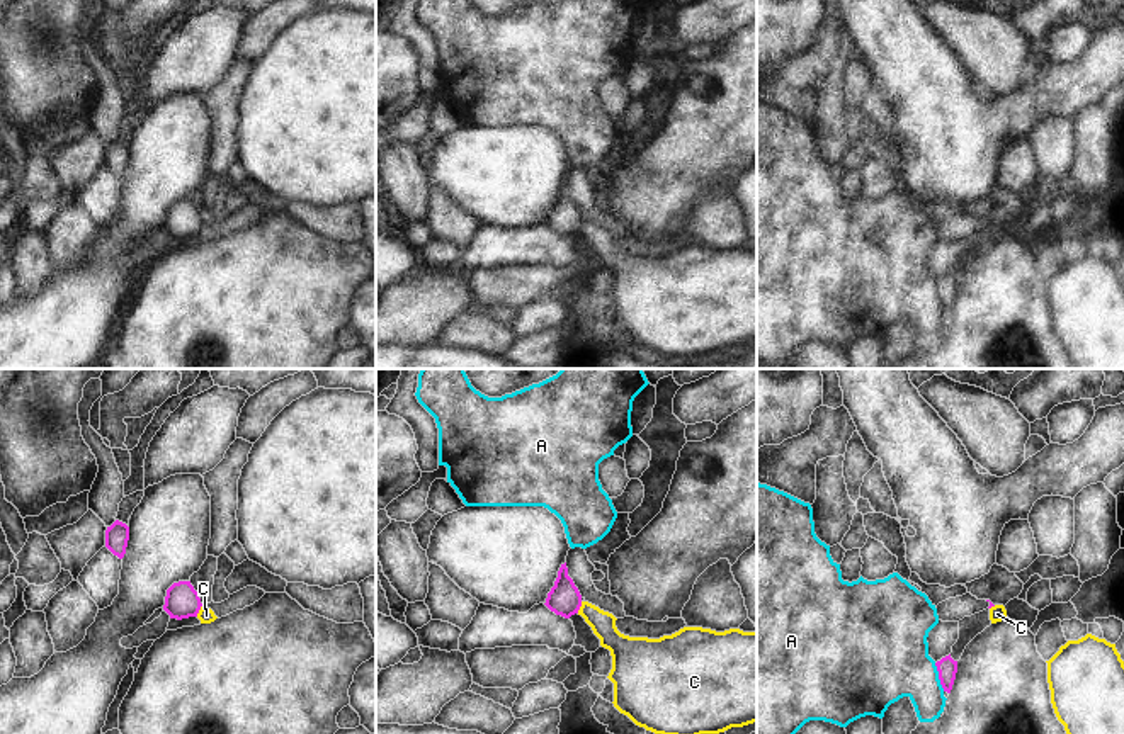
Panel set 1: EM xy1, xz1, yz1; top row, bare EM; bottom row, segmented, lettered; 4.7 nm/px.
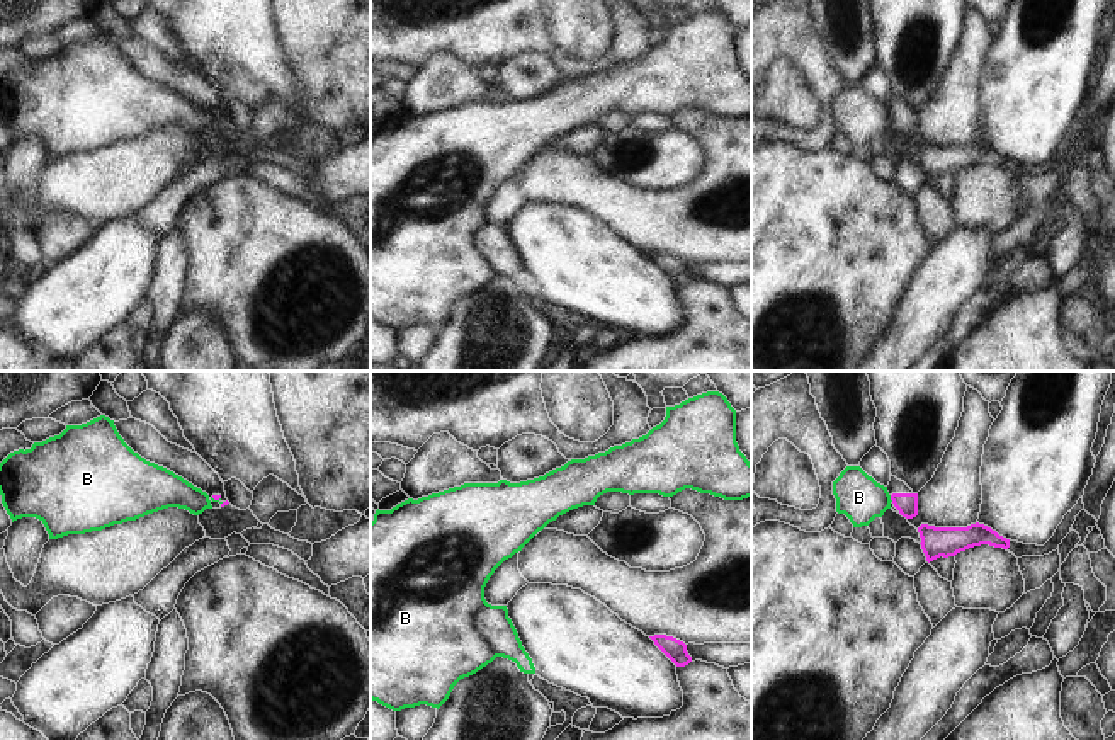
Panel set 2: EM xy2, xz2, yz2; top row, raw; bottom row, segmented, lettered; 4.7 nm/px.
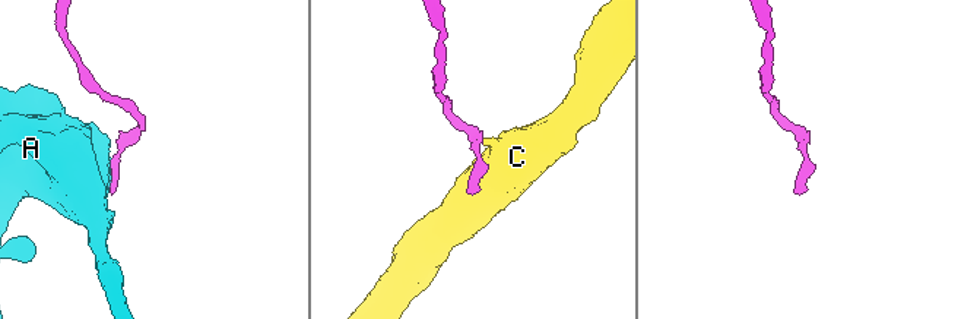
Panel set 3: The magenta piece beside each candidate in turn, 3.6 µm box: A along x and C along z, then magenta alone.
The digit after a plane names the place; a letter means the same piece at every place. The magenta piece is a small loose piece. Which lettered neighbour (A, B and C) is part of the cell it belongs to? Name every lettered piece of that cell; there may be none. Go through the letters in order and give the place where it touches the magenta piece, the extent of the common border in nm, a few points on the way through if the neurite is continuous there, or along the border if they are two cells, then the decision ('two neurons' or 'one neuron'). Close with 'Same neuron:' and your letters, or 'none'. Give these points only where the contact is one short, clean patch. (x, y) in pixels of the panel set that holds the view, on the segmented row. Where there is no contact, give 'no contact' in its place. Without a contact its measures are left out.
A: yz1 (939, 677) | 140 nm | along yz1 (934, 663), (944, 690) | two neurons
B: yz2 (891, 499) | 40 nm | along yz2 (889, 495), (893, 500) | two neurons
C: xz1 (580, 605) | 60 nm | along xz1 (582, 602), (577, 612) | two neurons
Same neuron: none

